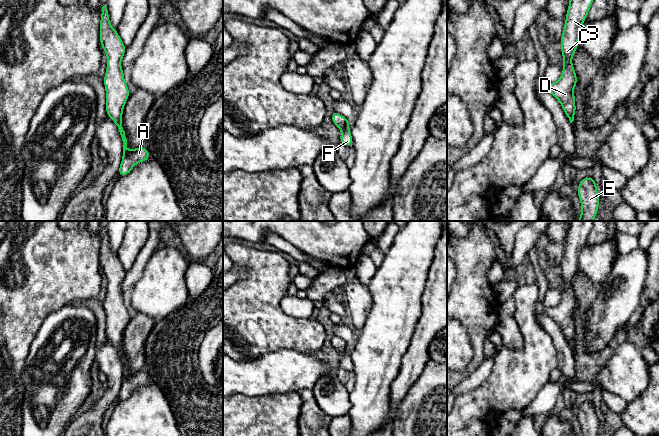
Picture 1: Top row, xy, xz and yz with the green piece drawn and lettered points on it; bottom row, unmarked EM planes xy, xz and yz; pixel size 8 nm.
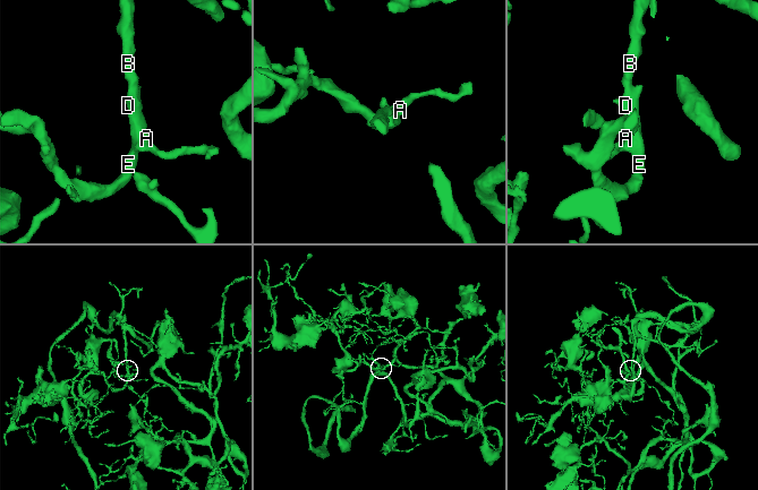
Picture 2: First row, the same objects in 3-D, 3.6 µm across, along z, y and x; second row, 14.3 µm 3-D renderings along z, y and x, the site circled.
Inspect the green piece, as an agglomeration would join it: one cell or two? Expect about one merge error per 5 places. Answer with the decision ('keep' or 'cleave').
keep

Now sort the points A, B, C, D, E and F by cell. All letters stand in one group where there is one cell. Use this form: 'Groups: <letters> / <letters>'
Groups: A B C D E F

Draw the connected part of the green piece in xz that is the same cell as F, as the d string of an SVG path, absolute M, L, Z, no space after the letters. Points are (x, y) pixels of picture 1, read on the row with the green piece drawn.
M334 112L332 114L332 122L342 130L341 136L340 136L340 143L345 145L345 146L350 146L354 145L354 142L352 140L352 136L349 130L349 124L350 121L346 119L344 116L341 114Z

